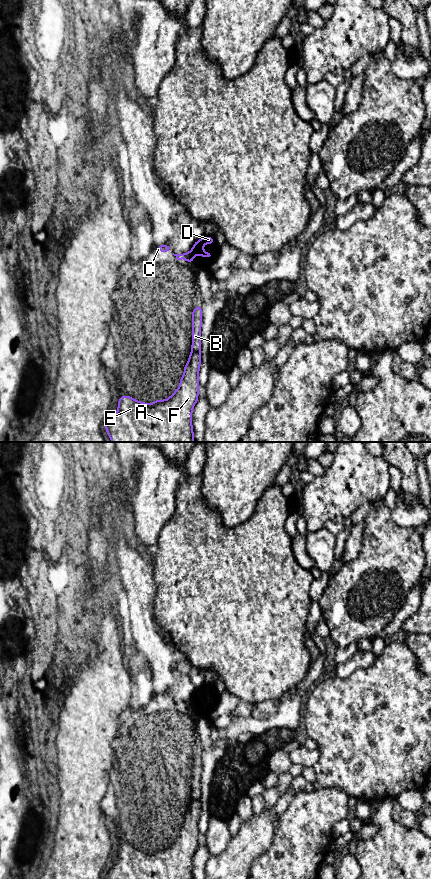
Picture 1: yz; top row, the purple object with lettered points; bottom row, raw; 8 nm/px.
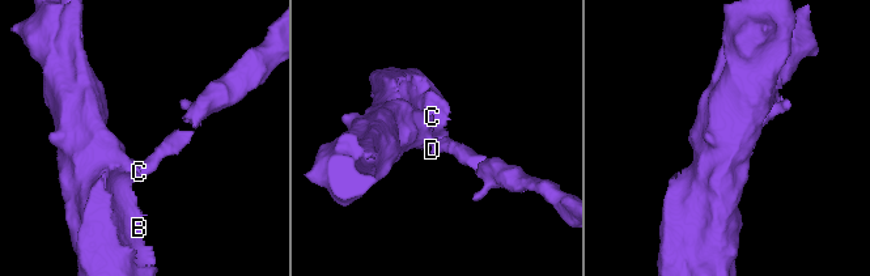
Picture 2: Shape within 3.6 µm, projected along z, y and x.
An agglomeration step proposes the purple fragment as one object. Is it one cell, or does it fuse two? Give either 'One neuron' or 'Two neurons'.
Two neurons

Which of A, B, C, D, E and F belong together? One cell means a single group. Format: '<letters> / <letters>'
A B C E F / D

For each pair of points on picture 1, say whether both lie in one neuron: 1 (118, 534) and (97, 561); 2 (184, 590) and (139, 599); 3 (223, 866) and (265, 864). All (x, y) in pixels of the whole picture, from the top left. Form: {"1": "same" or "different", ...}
{"1": "different", "2": "different", "3": "different"}

